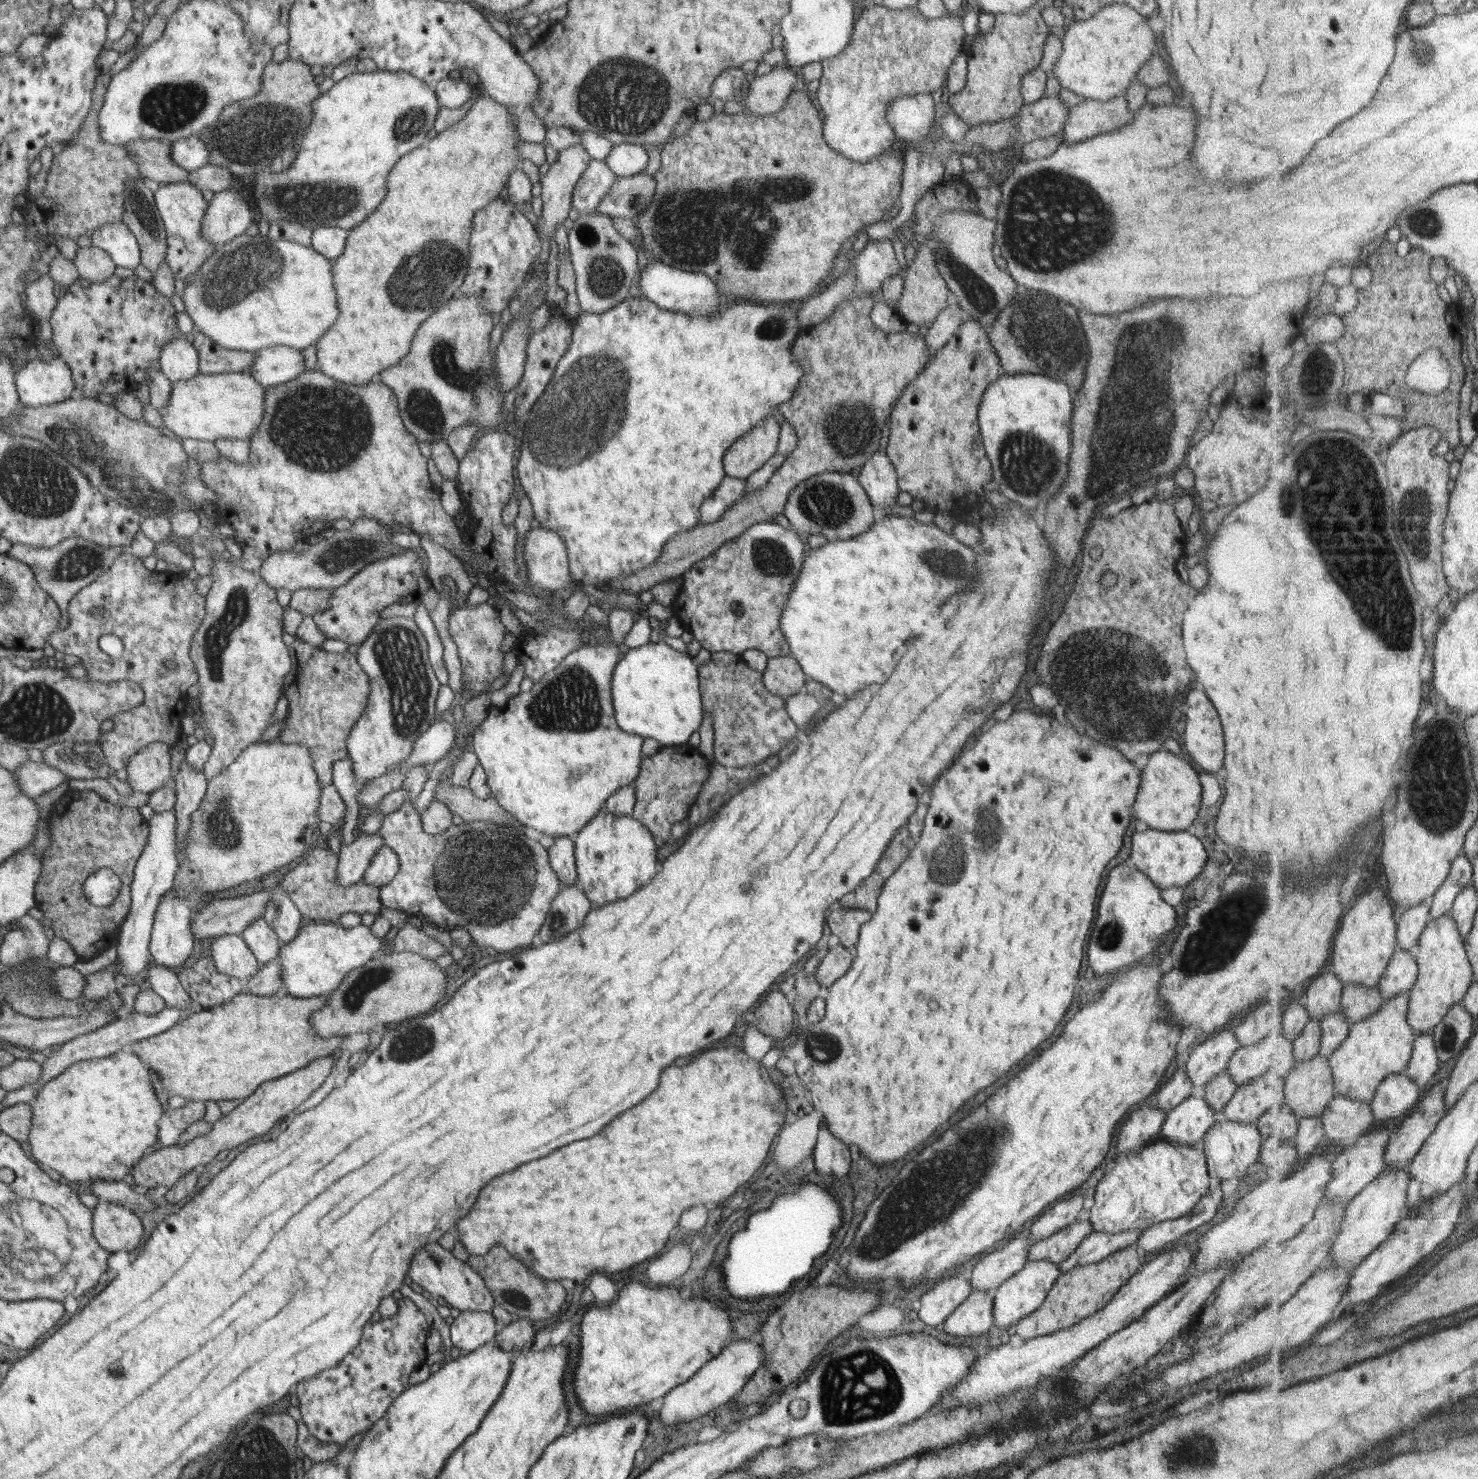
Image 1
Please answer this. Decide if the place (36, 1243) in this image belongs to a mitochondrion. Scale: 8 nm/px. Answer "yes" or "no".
yes

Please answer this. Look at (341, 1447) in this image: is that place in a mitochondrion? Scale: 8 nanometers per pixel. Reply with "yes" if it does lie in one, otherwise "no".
no

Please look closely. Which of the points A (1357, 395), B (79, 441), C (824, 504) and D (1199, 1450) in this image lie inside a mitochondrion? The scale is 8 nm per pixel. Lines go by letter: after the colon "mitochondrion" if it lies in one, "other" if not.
A: other
B: mitochondrion
C: mitochondrion
D: mitochondrion

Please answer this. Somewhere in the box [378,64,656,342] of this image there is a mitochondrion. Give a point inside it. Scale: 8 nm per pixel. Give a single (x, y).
(424, 275)

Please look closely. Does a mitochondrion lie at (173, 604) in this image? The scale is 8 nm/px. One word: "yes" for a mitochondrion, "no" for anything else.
no

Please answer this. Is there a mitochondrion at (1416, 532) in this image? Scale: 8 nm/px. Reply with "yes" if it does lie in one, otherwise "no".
yes

